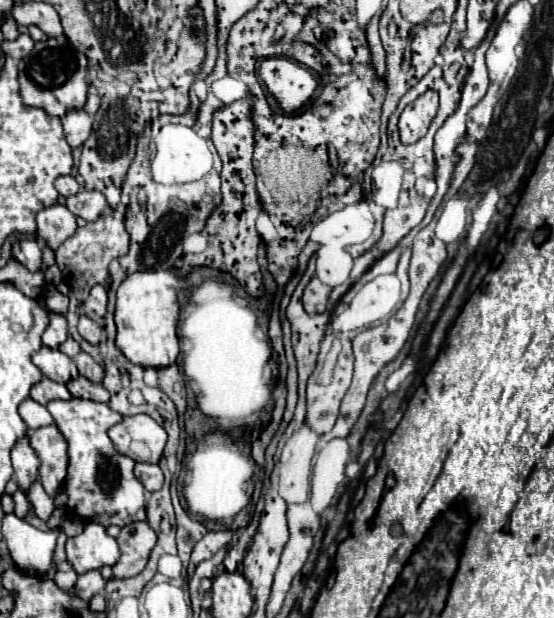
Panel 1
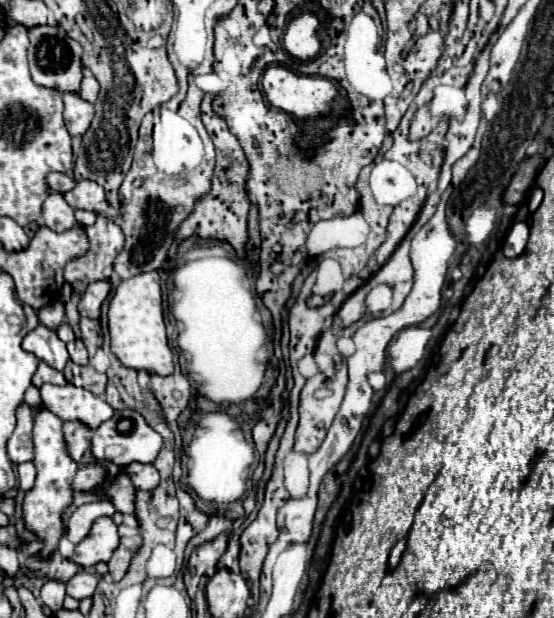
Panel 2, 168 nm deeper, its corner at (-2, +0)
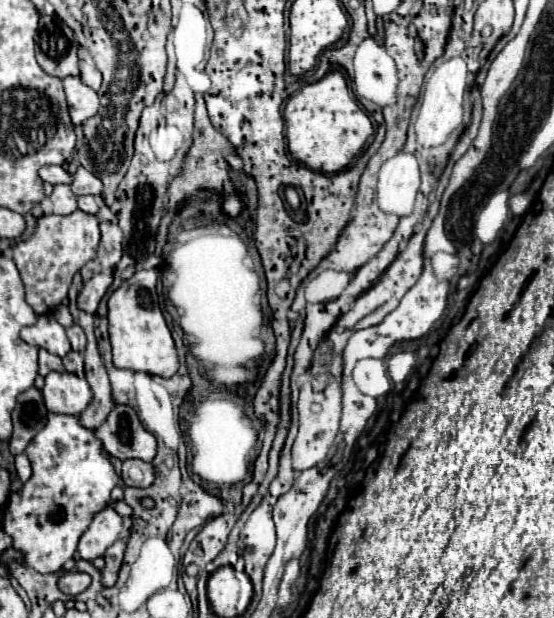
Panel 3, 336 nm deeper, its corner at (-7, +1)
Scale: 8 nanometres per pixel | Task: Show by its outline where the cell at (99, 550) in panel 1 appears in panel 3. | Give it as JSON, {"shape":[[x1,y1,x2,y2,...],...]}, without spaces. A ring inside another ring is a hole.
{"shape":[[107,506,99,514,95,514,87,532,79,540,79,554,83,560,95,560,97,556,105,556,105,550,117,540,121,532,121,516]]}

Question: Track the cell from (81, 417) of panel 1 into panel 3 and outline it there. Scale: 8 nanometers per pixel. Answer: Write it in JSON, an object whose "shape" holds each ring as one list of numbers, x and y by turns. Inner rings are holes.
{"shape":[[69,372,47,374,45,386,41,392,49,412,57,412,57,414,67,412,73,416,83,412,93,398,93,392,87,380]]}

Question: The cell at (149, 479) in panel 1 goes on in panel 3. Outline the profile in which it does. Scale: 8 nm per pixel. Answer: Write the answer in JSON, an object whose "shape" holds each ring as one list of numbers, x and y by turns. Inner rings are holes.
{"shape":[[125,460,121,478,125,486,137,486,137,488,147,488,155,480,155,470,149,462,143,460]]}

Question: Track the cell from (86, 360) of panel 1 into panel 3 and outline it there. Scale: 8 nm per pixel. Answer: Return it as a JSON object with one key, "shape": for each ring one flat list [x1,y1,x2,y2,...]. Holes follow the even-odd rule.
{"shape":[[73,324,73,326,65,328,65,332,67,332,67,338,69,338,69,342,71,342,71,348,83,352,83,346,85,346,85,342,87,342,87,340,85,340,85,334,83,334,83,328,81,328,79,324]]}

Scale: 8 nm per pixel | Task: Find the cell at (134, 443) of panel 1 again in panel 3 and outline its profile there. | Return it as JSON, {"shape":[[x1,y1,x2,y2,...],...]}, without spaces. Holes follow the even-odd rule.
{"shape":[[115,406,107,420,95,430,105,450,119,460,139,458,151,462,157,452,157,440,143,428,131,406]]}

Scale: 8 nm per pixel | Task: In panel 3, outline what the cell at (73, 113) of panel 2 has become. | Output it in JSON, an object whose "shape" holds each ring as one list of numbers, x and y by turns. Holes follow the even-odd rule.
{"shape":[[67,76,63,80,65,94,67,94,67,104,69,104,69,114,75,126,83,124,87,118,97,114,99,108,99,96,93,88,81,82,79,76]]}

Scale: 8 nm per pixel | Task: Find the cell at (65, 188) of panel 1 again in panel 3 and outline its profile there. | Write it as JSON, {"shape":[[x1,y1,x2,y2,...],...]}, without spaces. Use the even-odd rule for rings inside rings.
{"shape":[[43,166,39,170,39,178,49,184,71,184,71,176,63,166]]}

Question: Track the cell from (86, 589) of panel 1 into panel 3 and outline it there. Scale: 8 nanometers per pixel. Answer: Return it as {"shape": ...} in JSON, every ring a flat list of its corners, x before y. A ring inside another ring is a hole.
{"shape":[[65,572,65,574,57,580,57,588,59,588,63,594,69,594,69,596,81,594,83,590,87,590,89,584,91,584,91,576,85,574,85,572]]}

